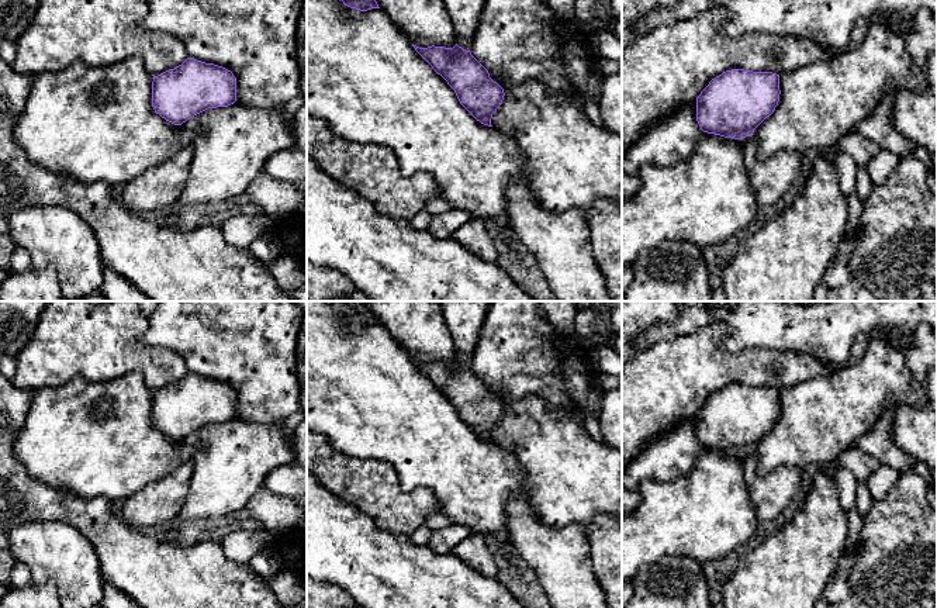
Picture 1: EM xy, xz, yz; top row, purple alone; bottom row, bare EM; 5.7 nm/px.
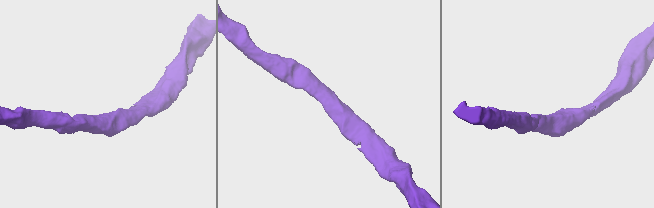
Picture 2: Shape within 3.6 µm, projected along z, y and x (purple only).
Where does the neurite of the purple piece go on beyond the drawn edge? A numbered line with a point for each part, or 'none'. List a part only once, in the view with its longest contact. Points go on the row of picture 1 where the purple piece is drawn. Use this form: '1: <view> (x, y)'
1: xz (365, 78)

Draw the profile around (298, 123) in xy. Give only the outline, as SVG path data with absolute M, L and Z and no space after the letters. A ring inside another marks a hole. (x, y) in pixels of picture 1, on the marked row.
M301 106L291 118L295 146L307 153L307 106Z

